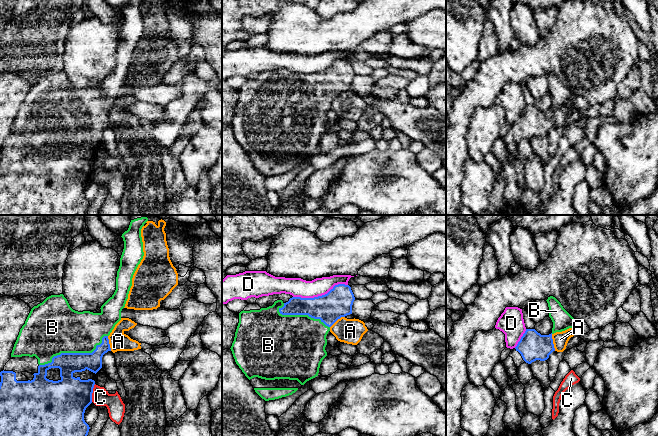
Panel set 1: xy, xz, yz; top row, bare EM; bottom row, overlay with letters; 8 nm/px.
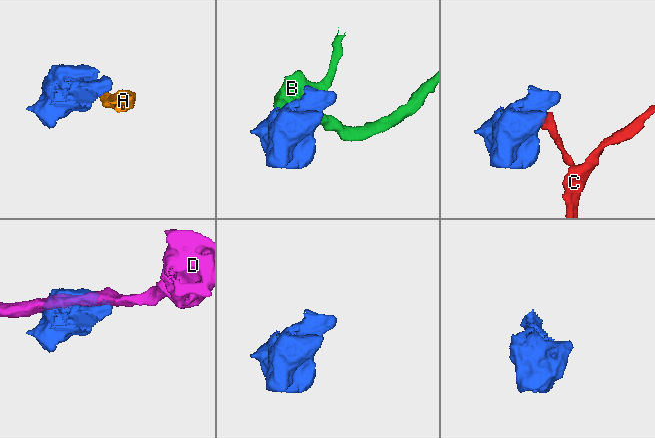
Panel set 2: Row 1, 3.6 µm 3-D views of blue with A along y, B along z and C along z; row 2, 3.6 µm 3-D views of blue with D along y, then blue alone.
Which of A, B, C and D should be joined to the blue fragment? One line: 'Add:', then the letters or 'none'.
Add: B

